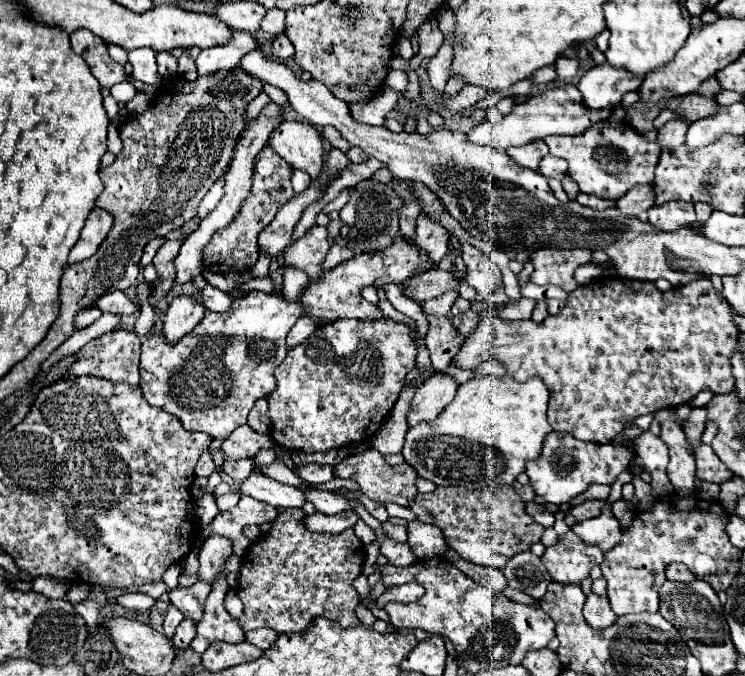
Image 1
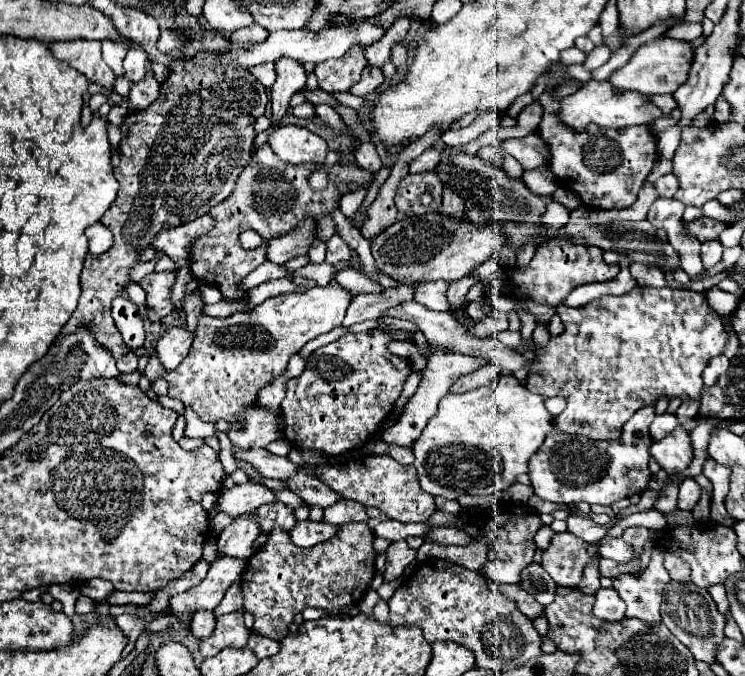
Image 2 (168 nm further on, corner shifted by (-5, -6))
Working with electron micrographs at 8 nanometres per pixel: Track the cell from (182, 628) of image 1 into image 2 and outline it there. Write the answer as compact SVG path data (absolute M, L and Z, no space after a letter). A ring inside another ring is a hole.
M200 610L200 612L194 614L192 624L190 624L190 630L192 630L192 634L196 638L202 640L202 638L206 638L214 630L214 624L216 624L214 614L212 612L206 612L206 610Z

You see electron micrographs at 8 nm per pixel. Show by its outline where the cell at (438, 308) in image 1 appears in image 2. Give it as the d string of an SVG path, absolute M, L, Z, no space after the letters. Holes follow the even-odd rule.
M464 276L464 278L456 280L456 282L450 282L450 288L446 292L448 304L450 304L450 312L458 312L458 310L466 308L466 304L468 304L466 302L466 294L474 284L476 284L476 280L472 276Z

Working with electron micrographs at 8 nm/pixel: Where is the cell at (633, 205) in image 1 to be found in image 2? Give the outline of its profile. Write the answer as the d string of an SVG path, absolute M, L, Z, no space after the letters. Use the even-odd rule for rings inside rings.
M670 172L670 174L662 176L662 178L658 178L656 184L654 184L654 188L656 188L658 196L662 196L662 198L672 198L674 192L678 190L678 180L676 180L676 176Z

